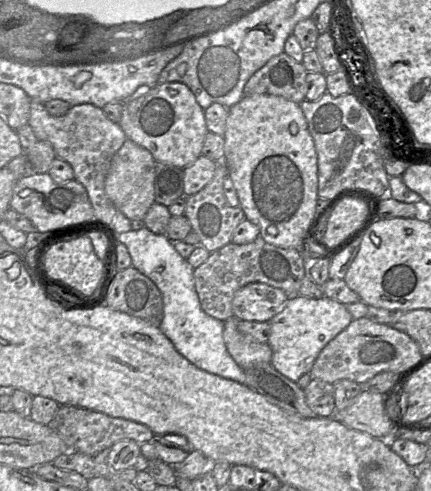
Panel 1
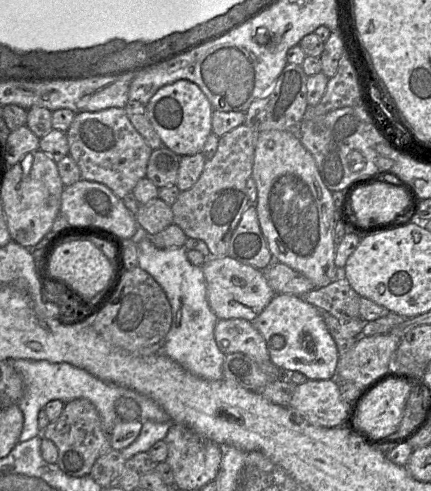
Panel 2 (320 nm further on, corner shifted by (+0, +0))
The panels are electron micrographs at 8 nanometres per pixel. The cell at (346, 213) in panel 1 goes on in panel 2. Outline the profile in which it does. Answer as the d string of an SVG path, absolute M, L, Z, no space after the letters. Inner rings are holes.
M375 180L356 189L351 203L357 221L371 225L396 218L412 207L413 198L400 186Z

